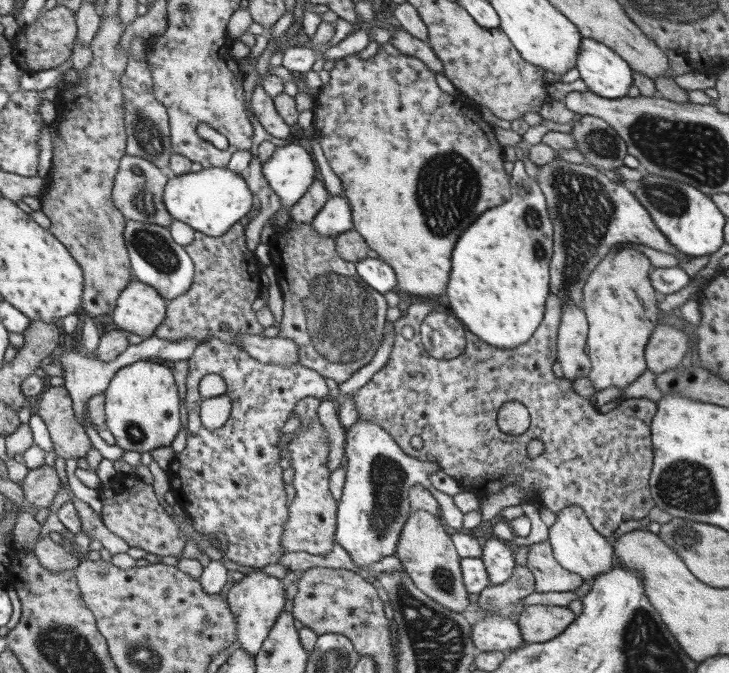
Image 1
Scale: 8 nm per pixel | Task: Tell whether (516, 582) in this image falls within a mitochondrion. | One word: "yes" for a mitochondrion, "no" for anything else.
no

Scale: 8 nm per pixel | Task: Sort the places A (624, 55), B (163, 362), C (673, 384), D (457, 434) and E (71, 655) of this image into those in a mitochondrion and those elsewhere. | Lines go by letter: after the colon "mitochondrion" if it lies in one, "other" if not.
A: other
B: other
C: other
D: other
E: mitochondrion

